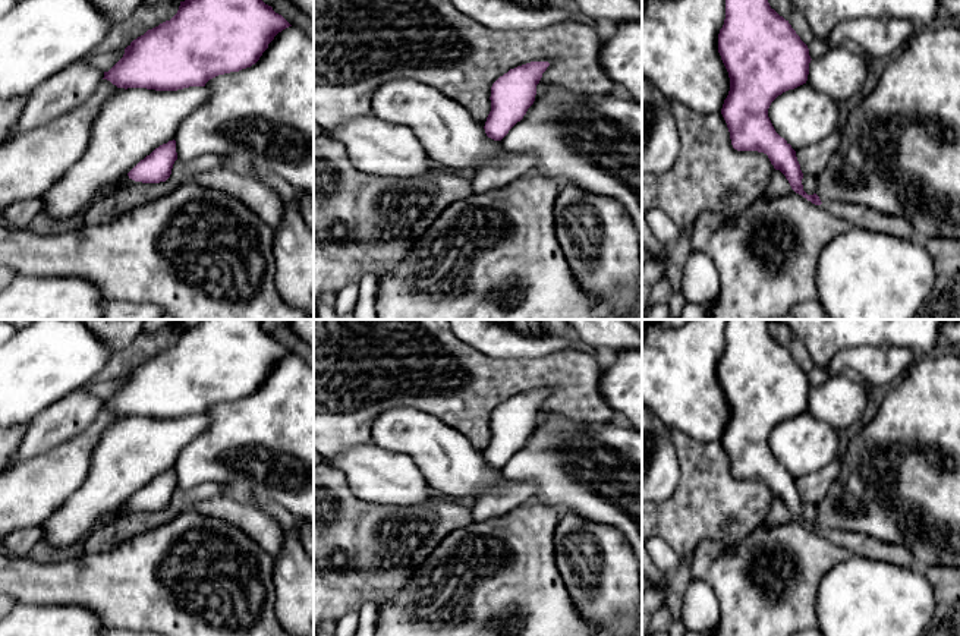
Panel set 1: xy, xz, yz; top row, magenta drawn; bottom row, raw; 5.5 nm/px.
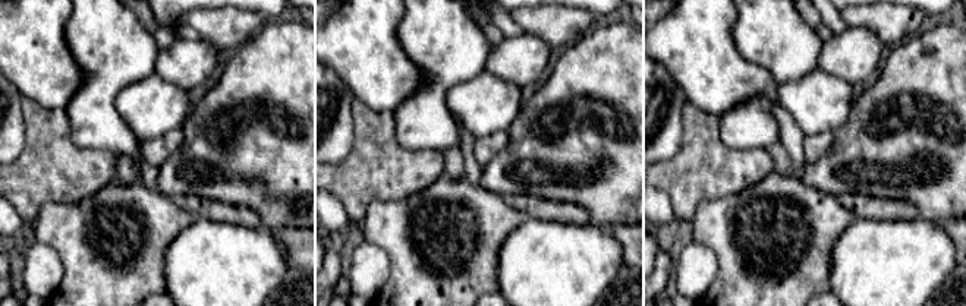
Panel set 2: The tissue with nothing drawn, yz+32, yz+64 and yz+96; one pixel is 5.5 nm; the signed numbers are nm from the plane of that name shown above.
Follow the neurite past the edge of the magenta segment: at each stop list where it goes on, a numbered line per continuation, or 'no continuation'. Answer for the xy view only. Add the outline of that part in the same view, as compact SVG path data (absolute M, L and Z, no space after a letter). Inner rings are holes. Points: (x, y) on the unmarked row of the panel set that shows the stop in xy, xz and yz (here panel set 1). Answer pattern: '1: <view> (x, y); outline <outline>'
no continuation

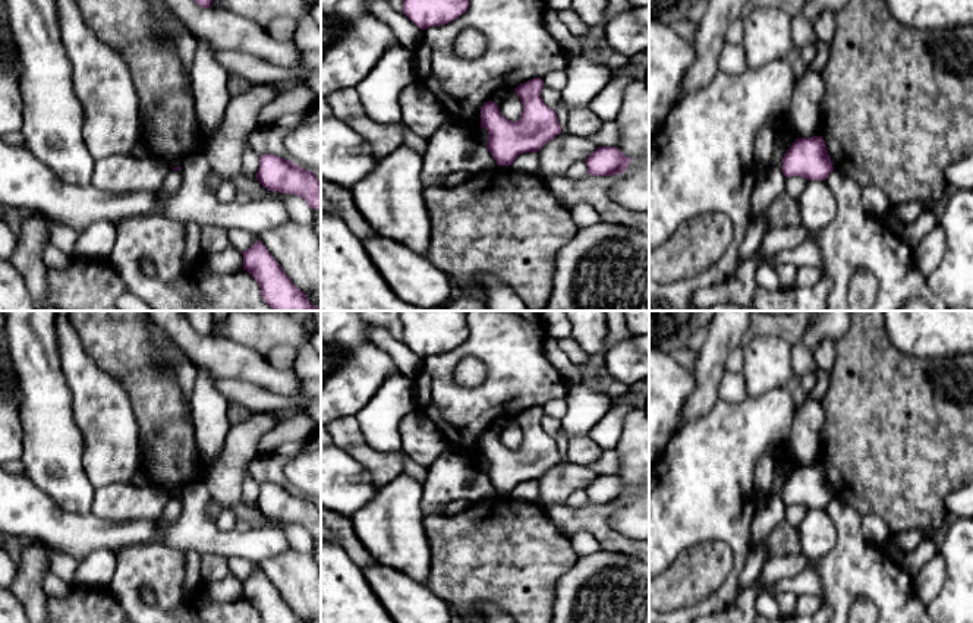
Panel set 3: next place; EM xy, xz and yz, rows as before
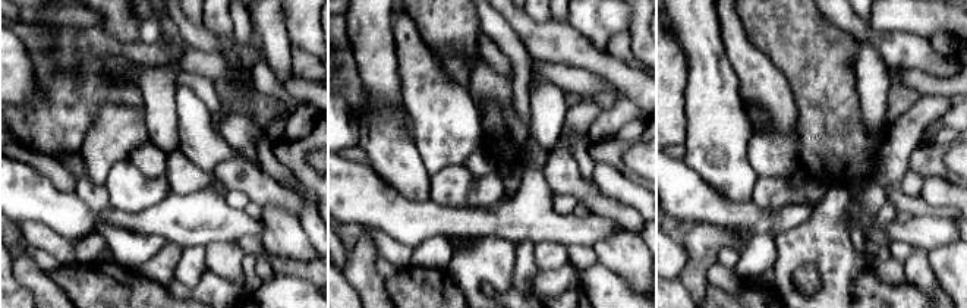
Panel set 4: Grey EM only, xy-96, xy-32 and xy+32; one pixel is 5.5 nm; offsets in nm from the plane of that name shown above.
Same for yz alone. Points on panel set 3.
no continuation

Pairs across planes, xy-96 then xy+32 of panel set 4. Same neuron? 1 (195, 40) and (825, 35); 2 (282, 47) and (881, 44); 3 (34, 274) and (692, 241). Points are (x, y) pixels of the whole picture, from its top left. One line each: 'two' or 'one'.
1: two
2: two
3: one

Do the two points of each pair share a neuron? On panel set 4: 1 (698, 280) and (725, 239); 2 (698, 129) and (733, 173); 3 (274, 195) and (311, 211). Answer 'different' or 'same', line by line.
1: same
2: same
3: different

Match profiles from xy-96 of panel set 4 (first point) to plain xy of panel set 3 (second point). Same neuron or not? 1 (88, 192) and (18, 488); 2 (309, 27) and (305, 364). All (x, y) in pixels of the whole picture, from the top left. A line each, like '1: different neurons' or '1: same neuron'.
1: different neurons
2: same neuron

